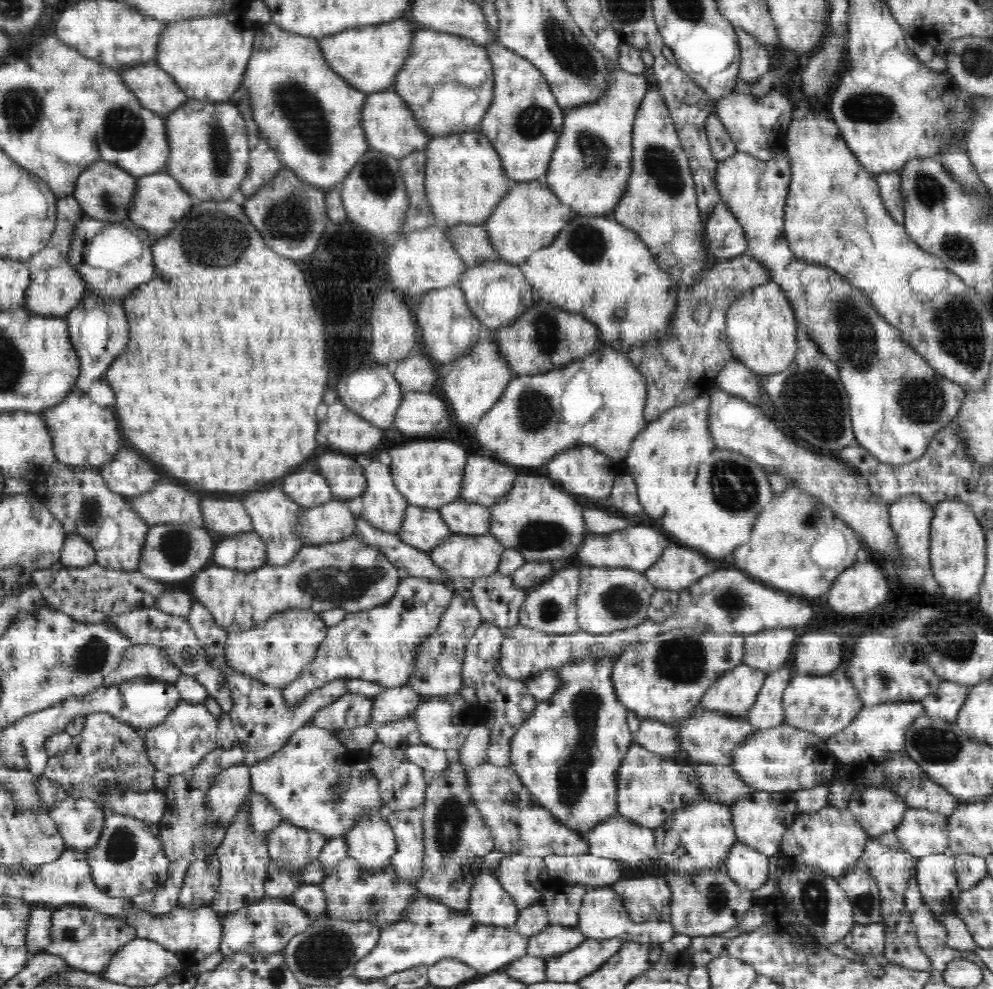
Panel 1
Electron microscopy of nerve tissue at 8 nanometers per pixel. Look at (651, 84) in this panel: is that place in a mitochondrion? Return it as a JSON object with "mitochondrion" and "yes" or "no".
{"mitochondrion":"no"}

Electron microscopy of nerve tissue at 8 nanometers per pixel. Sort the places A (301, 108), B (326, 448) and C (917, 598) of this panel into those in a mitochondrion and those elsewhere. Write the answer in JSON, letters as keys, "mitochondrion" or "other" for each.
{"A":"mitochondrion","B":"other","C":"other"}

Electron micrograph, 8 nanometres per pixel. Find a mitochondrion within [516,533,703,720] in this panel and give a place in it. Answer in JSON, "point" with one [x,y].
{"point":[620,602]}

